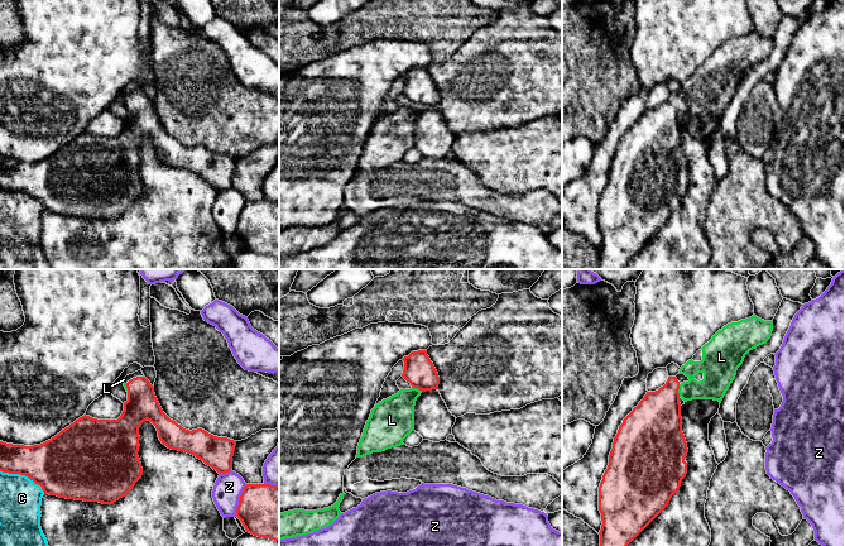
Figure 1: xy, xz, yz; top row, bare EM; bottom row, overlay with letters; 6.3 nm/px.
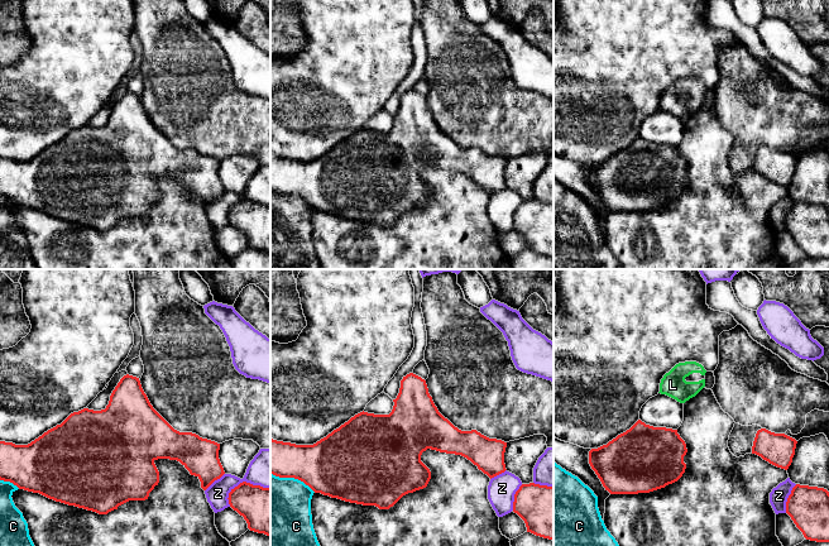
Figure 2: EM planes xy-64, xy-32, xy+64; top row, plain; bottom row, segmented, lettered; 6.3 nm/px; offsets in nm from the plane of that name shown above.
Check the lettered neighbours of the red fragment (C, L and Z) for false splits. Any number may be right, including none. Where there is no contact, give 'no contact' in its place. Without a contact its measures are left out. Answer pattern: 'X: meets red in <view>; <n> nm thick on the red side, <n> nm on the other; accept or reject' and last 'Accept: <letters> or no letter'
C: meets red in xy; 380 nm thick on the red side, 280 nm on the other; reject
L: meets red in yz; 340 nm thick on the red side, 170 nm on the other; accept
Z: meets red in xy; 340 nm thick on the red side, 180 nm on the other; reject
Accept: L

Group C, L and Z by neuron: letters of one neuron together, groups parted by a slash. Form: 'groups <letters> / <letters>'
groups C / L / Z

